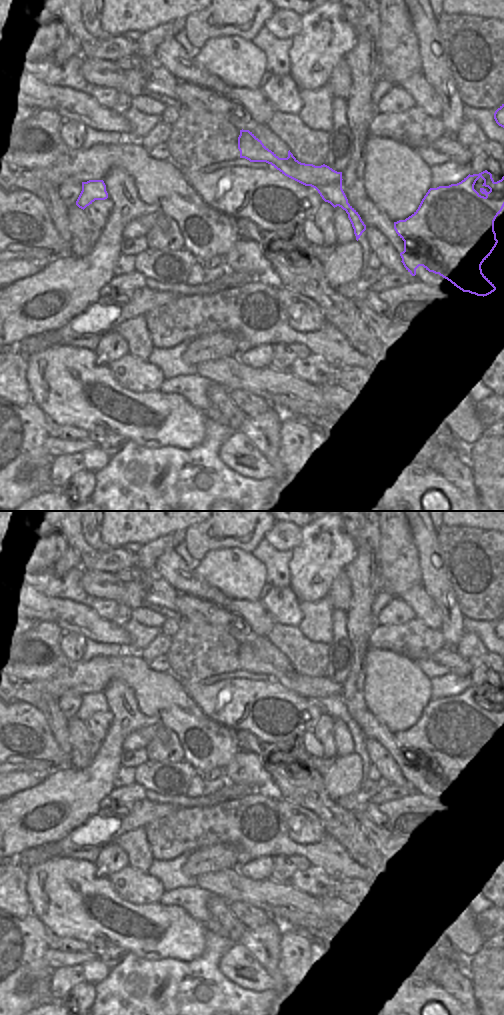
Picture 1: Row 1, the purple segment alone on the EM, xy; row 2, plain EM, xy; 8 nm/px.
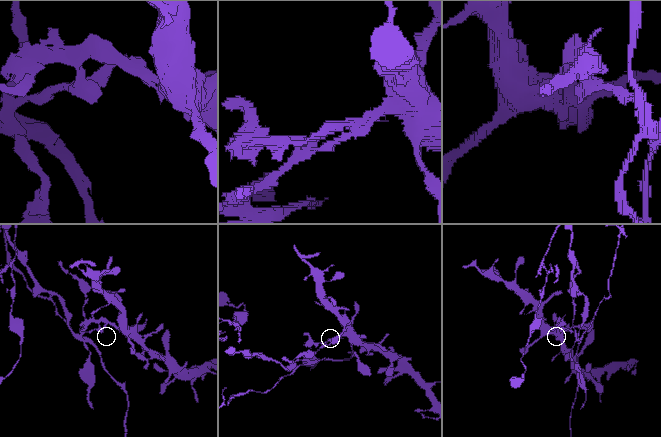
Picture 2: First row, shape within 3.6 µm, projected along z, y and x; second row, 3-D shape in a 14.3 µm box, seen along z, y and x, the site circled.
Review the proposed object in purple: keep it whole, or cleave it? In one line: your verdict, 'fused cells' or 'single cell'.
fused cells

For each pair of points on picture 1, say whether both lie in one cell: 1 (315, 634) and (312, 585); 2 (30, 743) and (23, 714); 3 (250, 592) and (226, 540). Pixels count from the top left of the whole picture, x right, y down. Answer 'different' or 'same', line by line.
1: different
2: same
3: different

